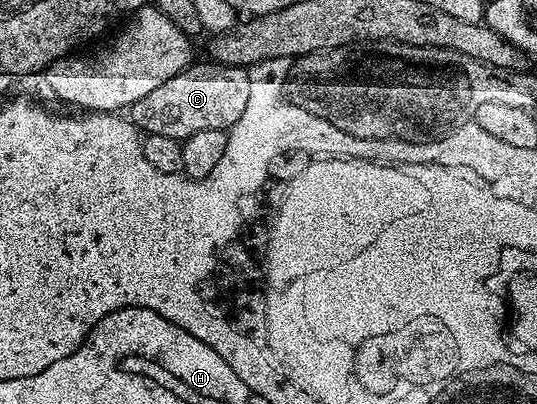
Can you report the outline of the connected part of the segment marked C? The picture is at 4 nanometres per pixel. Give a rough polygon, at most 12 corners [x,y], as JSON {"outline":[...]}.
{"outline":[[191,62],[128,108],[139,132],[229,132],[252,90],[245,67]]}

